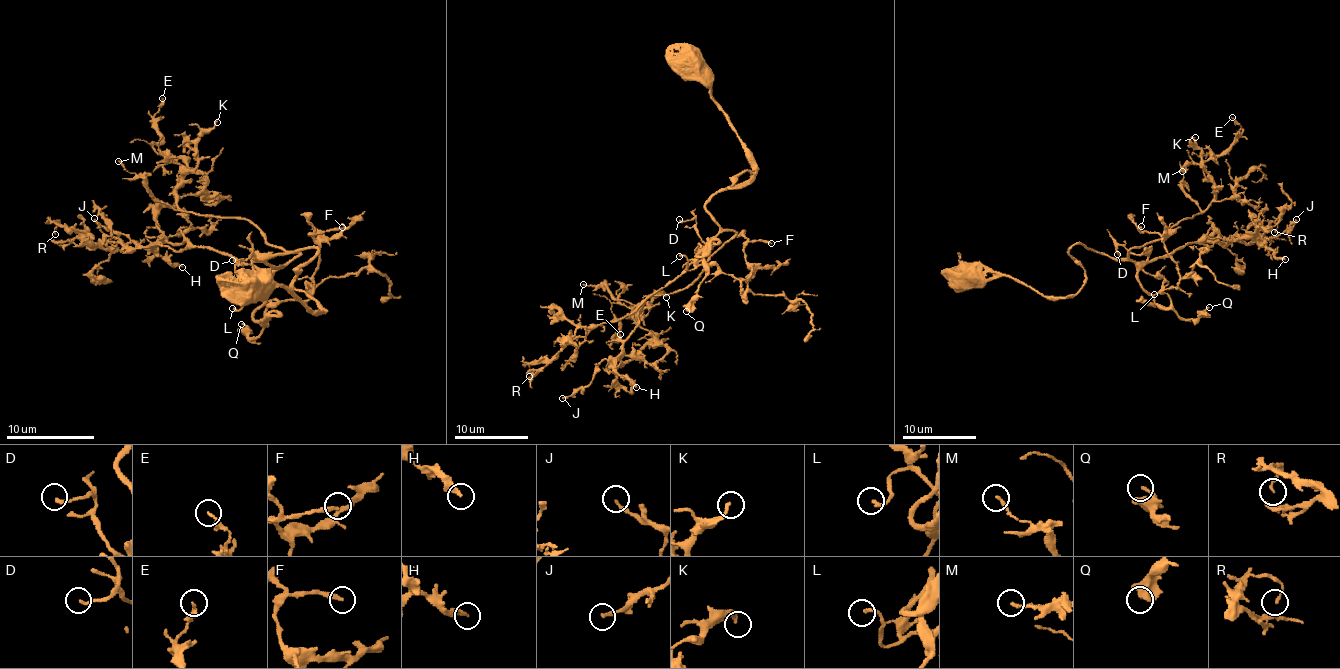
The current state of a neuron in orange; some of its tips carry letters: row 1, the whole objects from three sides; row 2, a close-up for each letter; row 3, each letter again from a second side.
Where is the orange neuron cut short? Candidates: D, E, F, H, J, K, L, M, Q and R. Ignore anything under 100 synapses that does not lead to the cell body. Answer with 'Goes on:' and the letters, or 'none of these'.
Goes on: none of these

